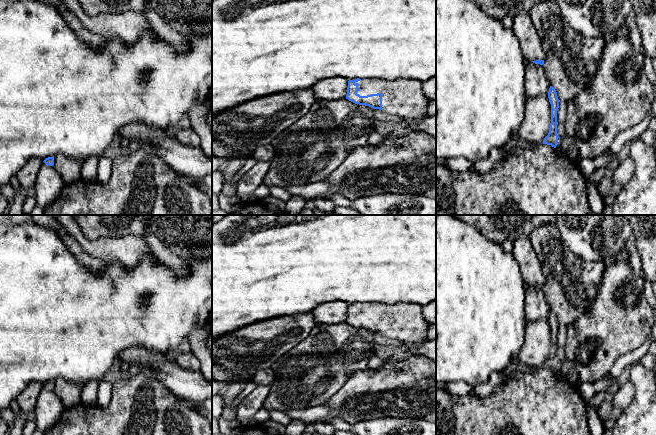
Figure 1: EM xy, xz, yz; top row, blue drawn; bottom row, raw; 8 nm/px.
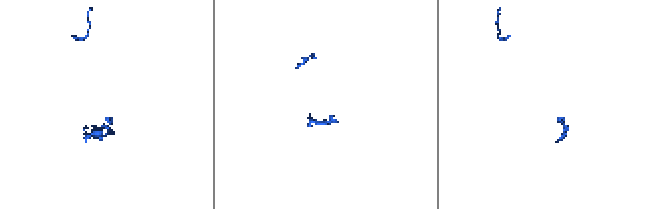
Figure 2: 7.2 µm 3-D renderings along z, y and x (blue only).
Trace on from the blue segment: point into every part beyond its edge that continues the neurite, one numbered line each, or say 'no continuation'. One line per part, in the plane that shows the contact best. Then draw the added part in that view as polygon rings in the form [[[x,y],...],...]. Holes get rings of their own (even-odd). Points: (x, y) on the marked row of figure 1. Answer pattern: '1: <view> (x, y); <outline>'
1: xz (402, 97); [[[376,78],[361,79],[358,83],[360,89],[357,94],[367,96],[382,94],[382,110],[388,114],[398,116],[408,121],[418,121],[427,116],[428,105],[431,100],[424,94],[419,80],[399,78],[395,80],[382,80]]]

